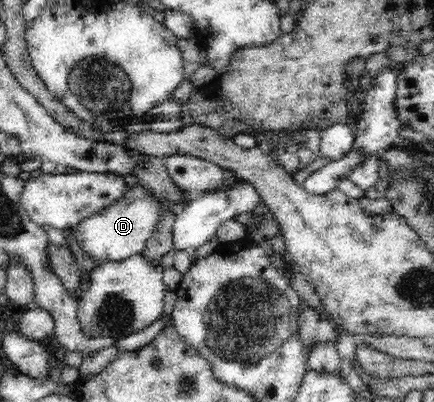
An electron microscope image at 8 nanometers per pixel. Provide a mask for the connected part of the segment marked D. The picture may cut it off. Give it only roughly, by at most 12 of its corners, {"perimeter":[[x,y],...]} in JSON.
{"perimeter":[[140,184],[71,229],[98,262],[141,254],[164,207]]}

